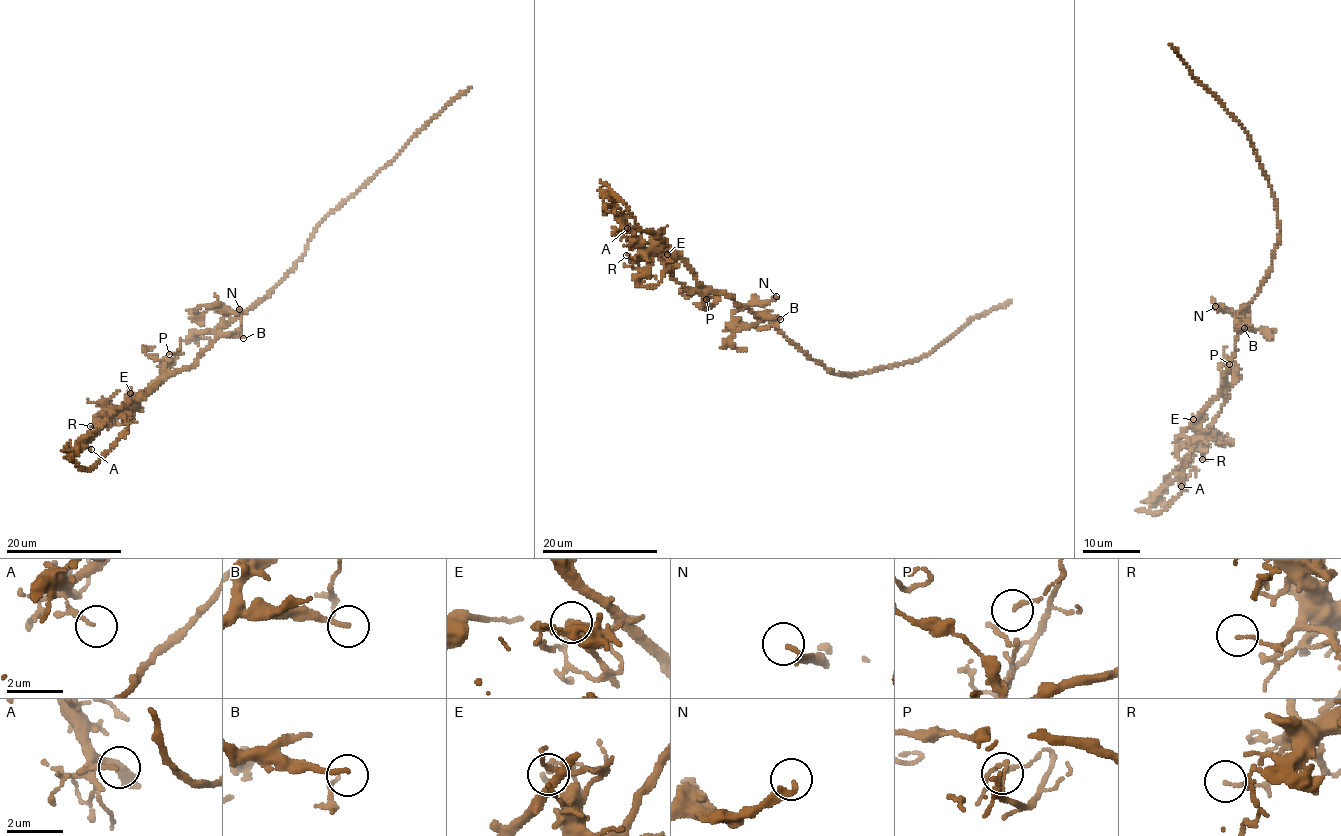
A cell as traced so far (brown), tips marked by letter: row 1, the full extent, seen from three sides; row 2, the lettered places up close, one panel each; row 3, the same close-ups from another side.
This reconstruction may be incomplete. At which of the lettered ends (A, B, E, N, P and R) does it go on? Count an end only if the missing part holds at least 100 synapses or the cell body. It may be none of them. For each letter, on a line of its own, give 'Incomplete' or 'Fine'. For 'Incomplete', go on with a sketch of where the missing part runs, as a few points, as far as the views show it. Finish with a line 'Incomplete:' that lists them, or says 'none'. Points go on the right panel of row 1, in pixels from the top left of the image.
A: Fine
B: Fine
E: Fine
N: Fine
P: Fine
R: Fine
Incomplete: none

